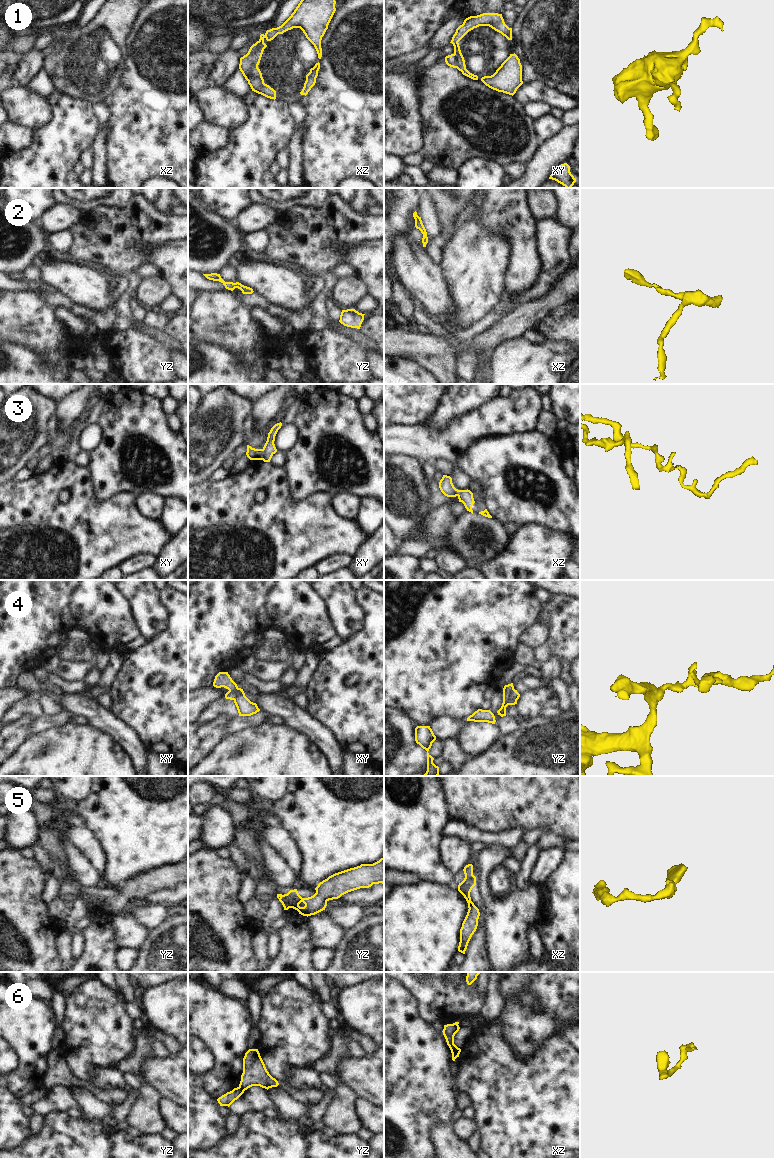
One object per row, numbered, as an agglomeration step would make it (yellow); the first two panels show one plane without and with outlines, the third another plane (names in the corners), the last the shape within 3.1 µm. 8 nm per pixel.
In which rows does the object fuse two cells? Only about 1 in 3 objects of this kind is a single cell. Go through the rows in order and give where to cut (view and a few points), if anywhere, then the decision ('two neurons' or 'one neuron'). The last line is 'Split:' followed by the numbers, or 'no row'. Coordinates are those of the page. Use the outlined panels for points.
1: xz (258, 41), (258, 47), (250, 54) | two neurons
2: no cut | one neuron
3: no cut | one neuron
4: xy (229, 690), (244, 695) | two neurons
5: no cut | one neuron
6: yz (239, 1085), (244, 1090) | two neurons
Split: 1, 4, 6

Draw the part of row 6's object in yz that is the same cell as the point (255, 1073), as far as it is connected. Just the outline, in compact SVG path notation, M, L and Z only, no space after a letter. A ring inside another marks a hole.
M249 1049L243 1058L243 1073L239 1086L244 1090L252 1086L268 1090L278 1085L278 1081L267 1071L258 1049Z

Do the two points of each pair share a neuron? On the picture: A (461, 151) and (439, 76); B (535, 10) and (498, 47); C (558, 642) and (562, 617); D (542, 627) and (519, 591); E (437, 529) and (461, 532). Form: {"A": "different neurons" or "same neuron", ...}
{"A": "same neuron", "B": "different neurons", "C": "same neuron", "D": "different neurons", "E": "different neurons"}

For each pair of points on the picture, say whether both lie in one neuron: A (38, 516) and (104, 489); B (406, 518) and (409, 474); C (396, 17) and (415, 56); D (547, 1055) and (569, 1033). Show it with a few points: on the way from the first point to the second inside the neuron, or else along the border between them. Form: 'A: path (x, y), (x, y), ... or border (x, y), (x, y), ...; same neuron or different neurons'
A: border (88, 471), (93, 495), (98, 500), (117, 494); different neurons
B: path (406, 507), (406, 485); same neuron
C: border (428, 42), (411, 51), (401, 53), (394, 58); different neurons
D: border (561, 1034), (569, 1041); different neurons

